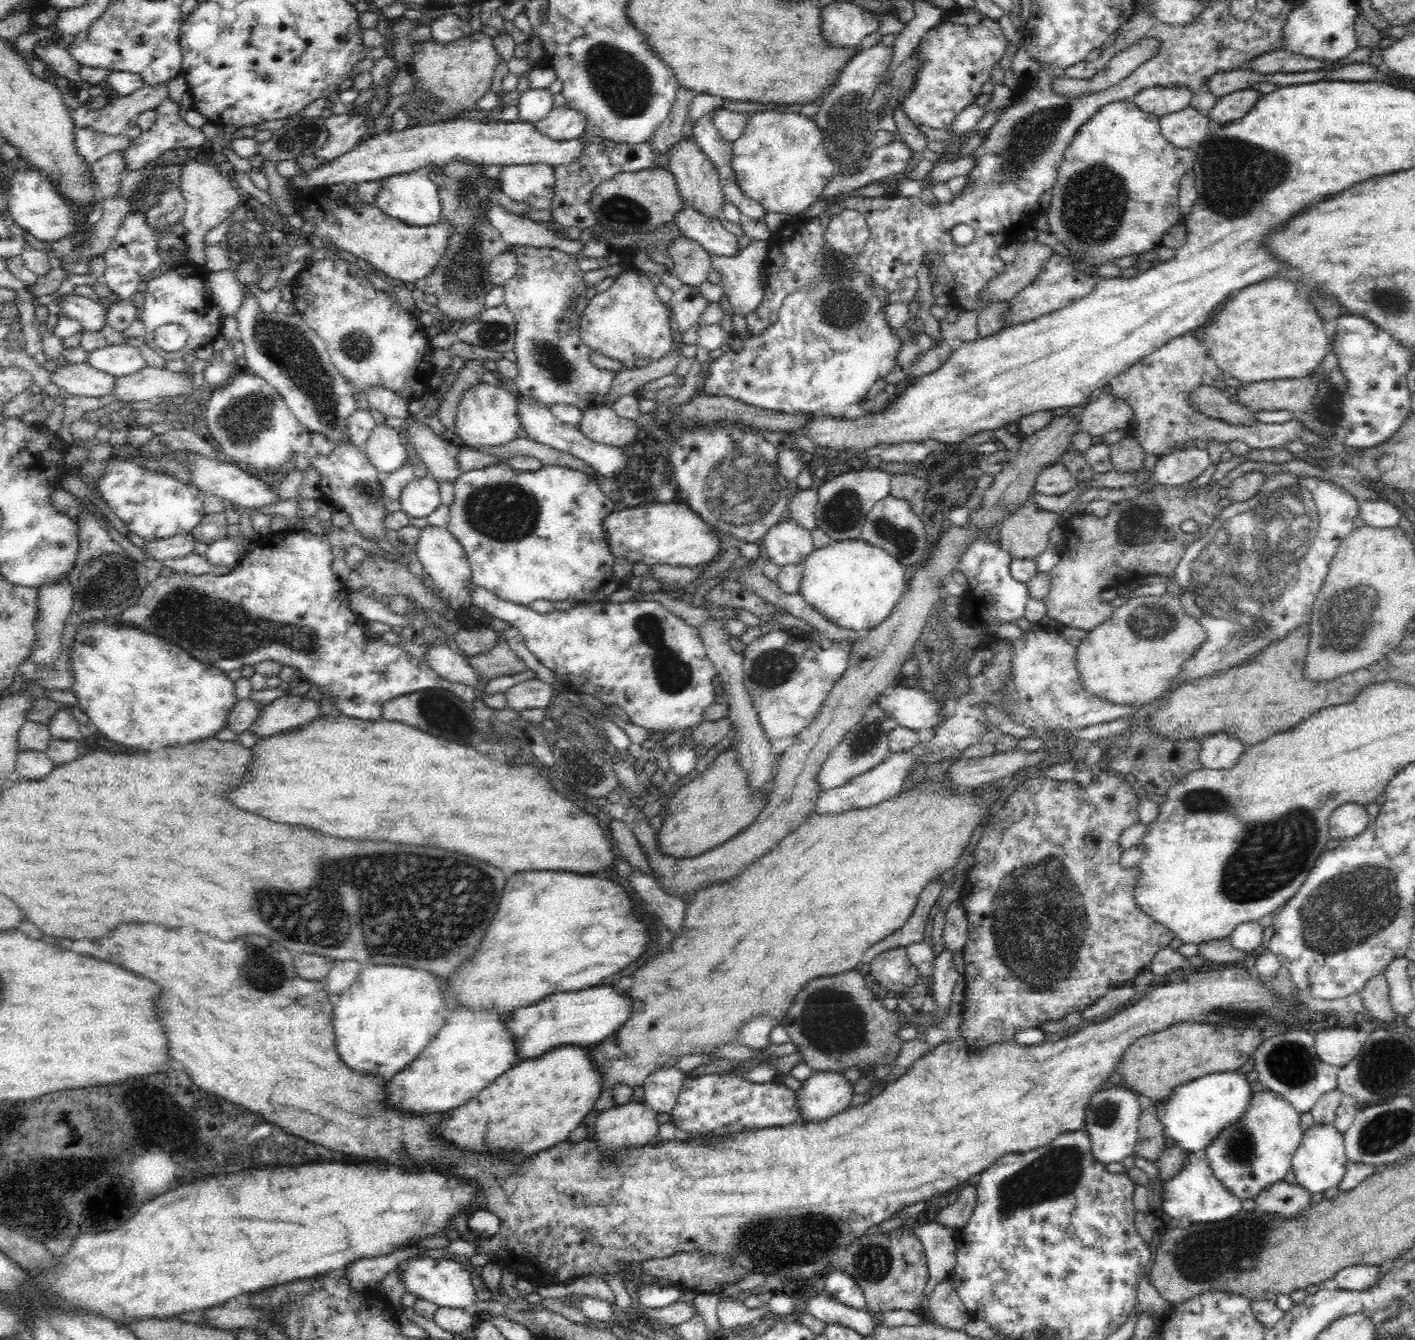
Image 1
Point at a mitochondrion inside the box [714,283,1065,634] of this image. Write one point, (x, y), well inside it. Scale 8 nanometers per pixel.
(843, 310)

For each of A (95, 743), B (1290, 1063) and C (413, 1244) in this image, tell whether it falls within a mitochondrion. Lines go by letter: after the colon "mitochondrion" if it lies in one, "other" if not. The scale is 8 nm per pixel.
A: other
B: mitochondrion
C: other

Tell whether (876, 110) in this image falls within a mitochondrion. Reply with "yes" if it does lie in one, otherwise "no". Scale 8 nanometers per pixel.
yes

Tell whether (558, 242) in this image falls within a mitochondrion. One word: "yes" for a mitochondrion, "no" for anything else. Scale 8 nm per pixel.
no

